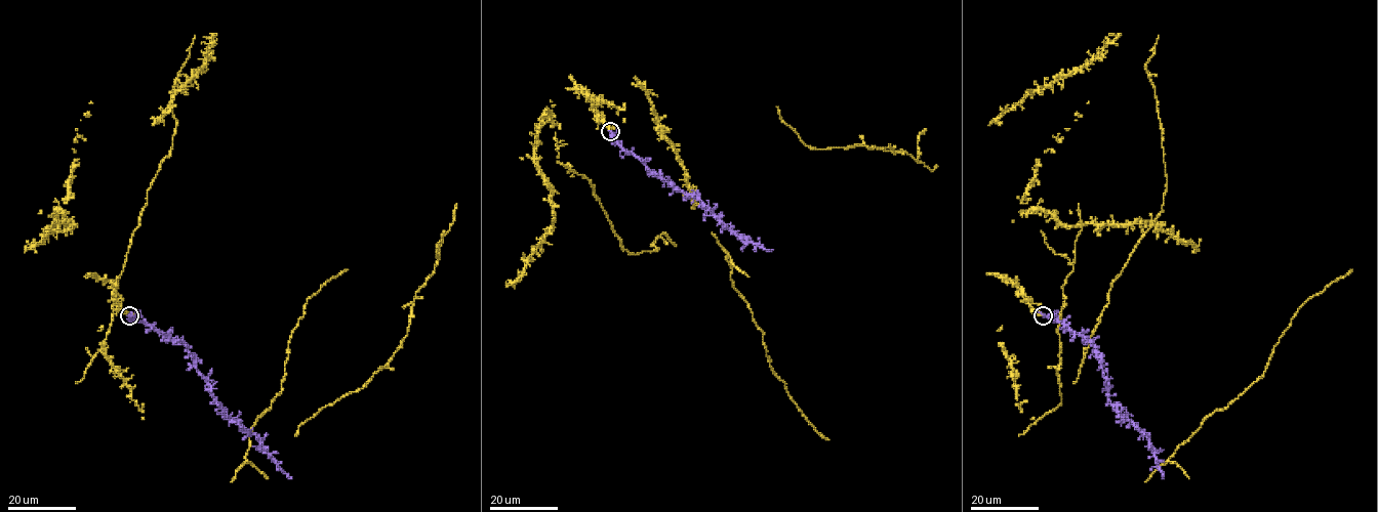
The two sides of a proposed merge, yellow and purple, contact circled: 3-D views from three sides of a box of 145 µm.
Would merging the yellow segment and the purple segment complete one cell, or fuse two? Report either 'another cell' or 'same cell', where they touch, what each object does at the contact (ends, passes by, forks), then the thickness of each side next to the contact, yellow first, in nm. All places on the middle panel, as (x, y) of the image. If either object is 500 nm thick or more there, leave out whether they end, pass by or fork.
same cell | (610, 131) | 440/700 nm

